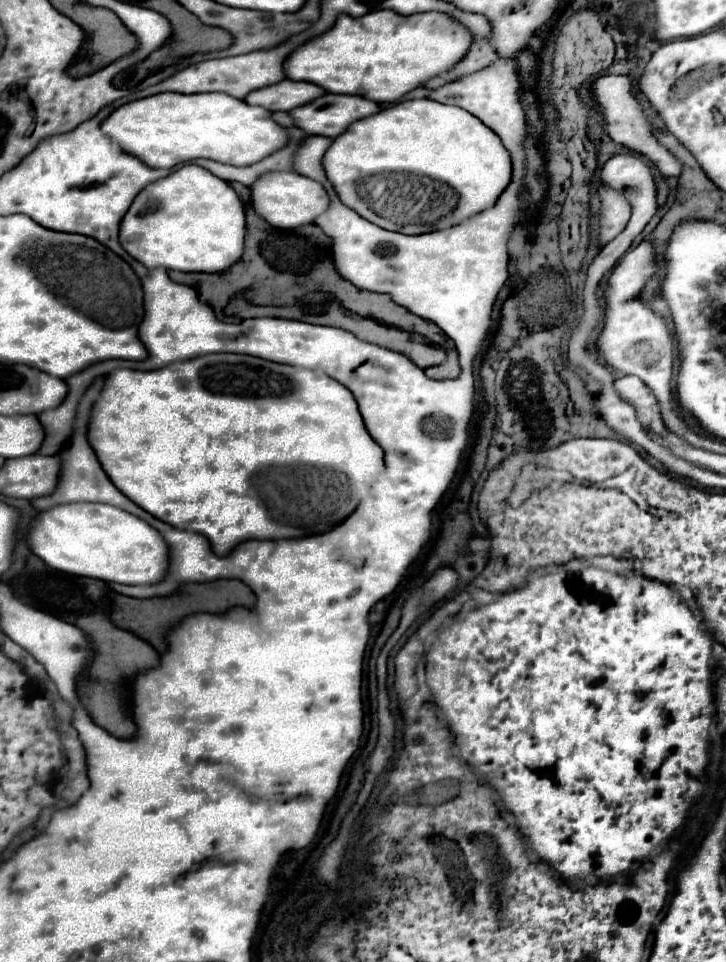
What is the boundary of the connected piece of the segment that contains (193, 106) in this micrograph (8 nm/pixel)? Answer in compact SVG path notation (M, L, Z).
M160 92L122 104L102 122L102 132L106 132L118 148L138 156L150 168L174 168L196 158L248 166L286 144L286 130L272 120L266 108L250 106L244 100L218 92Z

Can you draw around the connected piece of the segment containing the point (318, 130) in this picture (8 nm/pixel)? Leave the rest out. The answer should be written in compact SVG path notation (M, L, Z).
M324 94L314 104L306 104L306 108L294 108L288 112L294 124L306 134L320 134L326 138L340 136L352 122L376 114L380 106L362 96L346 96L346 94Z

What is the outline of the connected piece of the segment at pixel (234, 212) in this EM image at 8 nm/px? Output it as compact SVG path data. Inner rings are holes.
M186 164L182 168L178 168L176 172L172 172L170 176L166 176L164 180L158 180L154 184L148 184L132 202L132 206L128 208L128 212L124 214L122 218L122 224L120 224L120 244L122 248L132 256L136 258L138 262L142 262L146 268L168 268L168 270L180 270L180 272L224 272L228 270L232 264L236 264L242 256L242 250L244 250L244 234L246 234L246 216L244 216L244 208L242 208L242 202L238 198L238 194L220 178L216 178L214 174L210 174L208 170L196 166L196 164Z

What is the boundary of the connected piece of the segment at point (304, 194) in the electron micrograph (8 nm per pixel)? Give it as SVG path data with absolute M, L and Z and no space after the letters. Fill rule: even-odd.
M270 172L250 188L250 200L258 216L276 228L298 228L312 224L328 208L328 194L316 180L310 180L296 172Z

